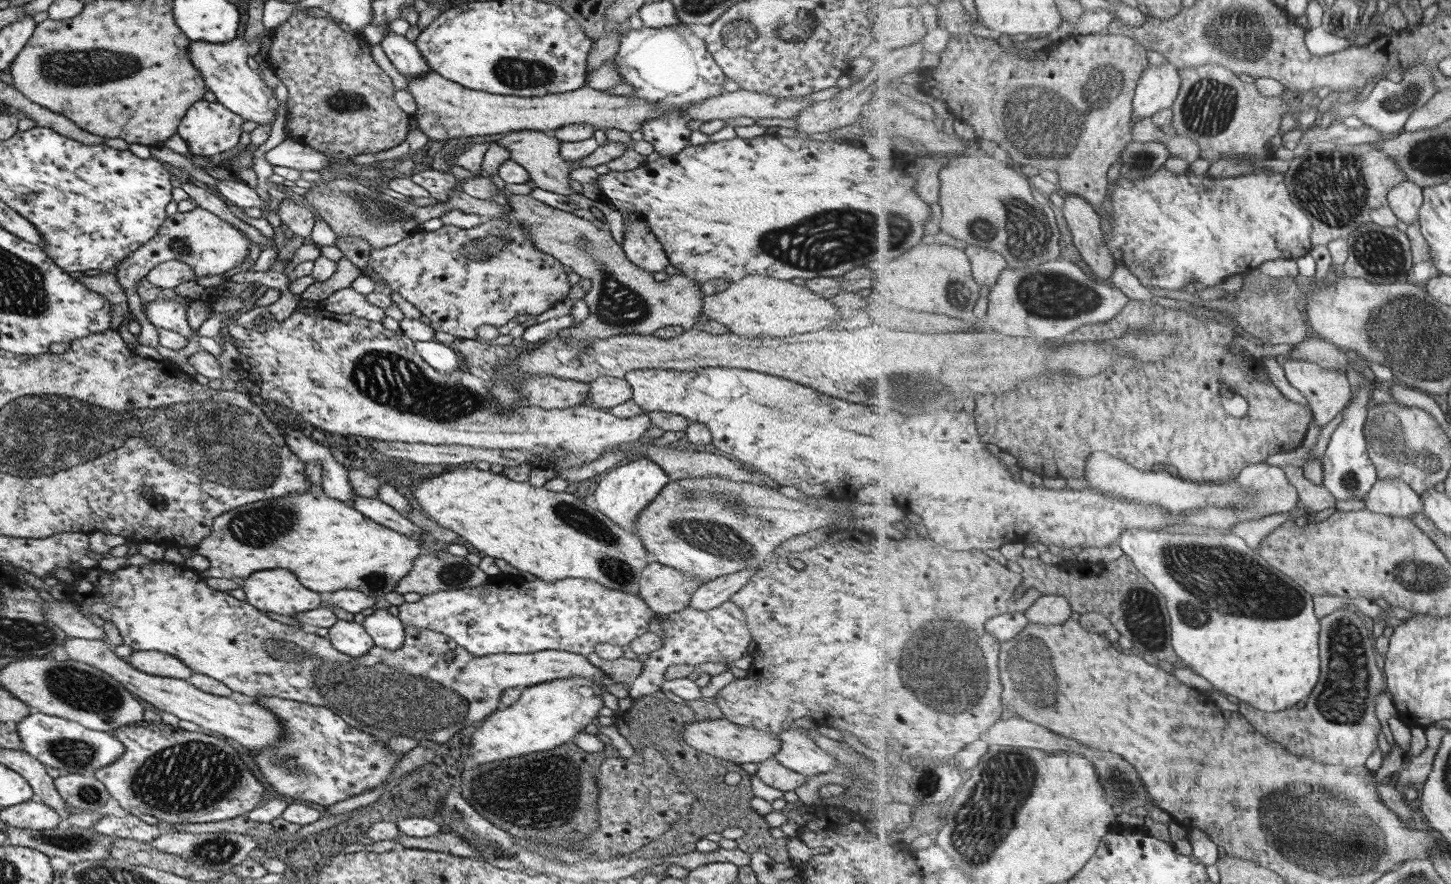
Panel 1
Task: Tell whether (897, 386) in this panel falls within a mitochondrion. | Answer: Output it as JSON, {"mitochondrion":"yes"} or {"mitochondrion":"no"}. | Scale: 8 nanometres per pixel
{"mitochondrion":"yes"}

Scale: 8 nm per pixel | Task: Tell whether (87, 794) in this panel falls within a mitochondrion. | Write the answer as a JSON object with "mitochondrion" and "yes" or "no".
{"mitochondrion":"yes"}

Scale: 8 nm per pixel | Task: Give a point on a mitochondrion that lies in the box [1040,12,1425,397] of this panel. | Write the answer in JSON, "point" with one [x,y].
{"point":[1335,188]}

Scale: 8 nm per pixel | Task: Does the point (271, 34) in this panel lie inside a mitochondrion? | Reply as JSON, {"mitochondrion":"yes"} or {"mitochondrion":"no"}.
{"mitochondrion":"no"}

